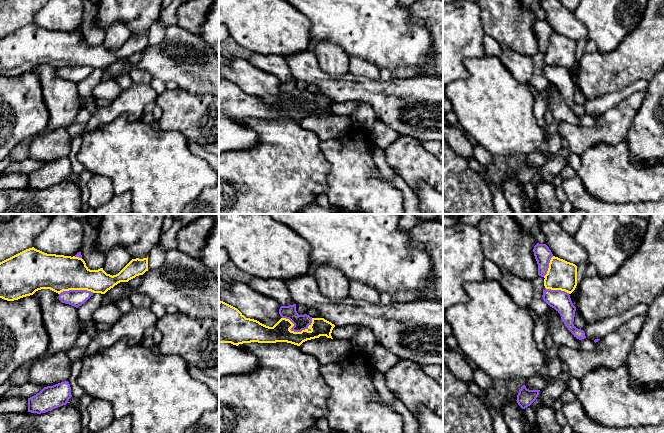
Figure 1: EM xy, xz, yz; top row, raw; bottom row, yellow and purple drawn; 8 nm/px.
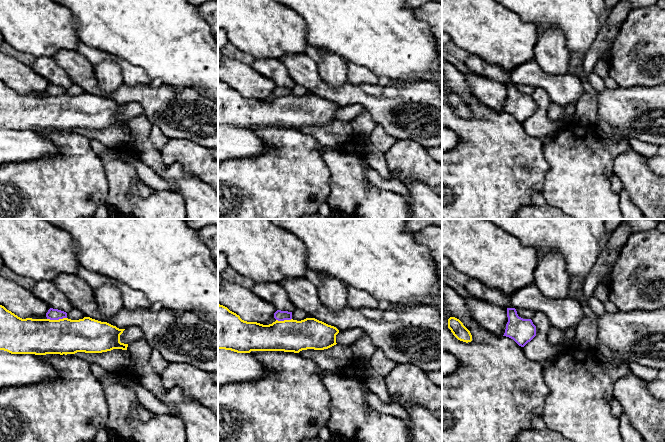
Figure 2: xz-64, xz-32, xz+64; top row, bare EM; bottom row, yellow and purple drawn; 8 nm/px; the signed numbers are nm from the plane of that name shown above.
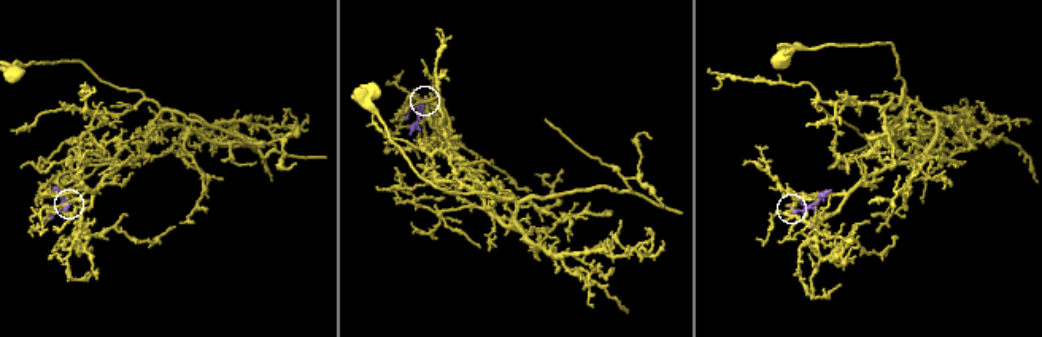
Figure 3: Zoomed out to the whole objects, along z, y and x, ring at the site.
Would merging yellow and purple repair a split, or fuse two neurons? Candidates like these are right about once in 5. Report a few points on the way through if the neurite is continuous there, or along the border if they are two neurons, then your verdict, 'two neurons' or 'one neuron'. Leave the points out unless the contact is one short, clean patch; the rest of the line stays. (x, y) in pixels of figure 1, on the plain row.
two neurons

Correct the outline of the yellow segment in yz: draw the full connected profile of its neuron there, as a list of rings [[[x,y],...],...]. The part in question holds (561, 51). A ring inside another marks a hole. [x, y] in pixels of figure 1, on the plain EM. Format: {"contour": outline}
{"contour": [[[553,32],[544,54],[546,65],[561,66],[571,70],[577,62],[577,42]]]}

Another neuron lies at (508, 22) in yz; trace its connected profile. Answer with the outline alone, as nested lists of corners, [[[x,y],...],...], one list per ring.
[[[479,0],[478,6],[486,35],[530,58],[539,52],[533,28],[535,10],[524,7],[519,0]]]

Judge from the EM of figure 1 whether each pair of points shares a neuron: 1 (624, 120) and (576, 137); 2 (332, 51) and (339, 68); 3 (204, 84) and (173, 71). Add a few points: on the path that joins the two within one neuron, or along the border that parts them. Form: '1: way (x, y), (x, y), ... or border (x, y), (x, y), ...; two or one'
1: way (612, 126), (588, 136); one
2: way (332, 55), (332, 59), (336, 64); one
3: way (196, 76), (191, 71), (181, 71); one

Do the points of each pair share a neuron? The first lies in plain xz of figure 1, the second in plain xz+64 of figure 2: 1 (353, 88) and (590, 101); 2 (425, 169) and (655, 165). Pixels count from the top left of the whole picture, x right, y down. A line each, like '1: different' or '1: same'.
1: different
2: different

